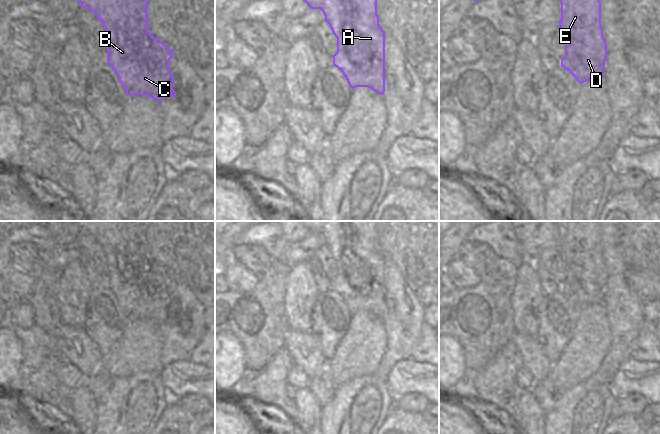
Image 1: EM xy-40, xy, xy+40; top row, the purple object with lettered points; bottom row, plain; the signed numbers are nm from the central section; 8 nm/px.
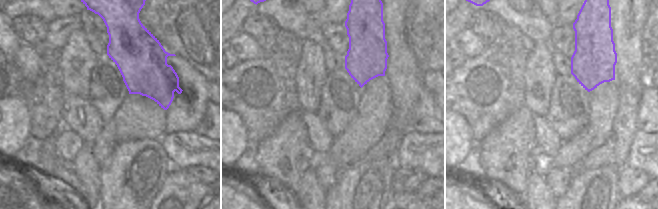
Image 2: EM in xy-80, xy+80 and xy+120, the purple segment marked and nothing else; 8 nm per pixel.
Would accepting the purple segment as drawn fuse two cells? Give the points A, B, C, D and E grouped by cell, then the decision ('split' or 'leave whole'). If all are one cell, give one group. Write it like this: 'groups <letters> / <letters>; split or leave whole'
groups A D E / B C; split

